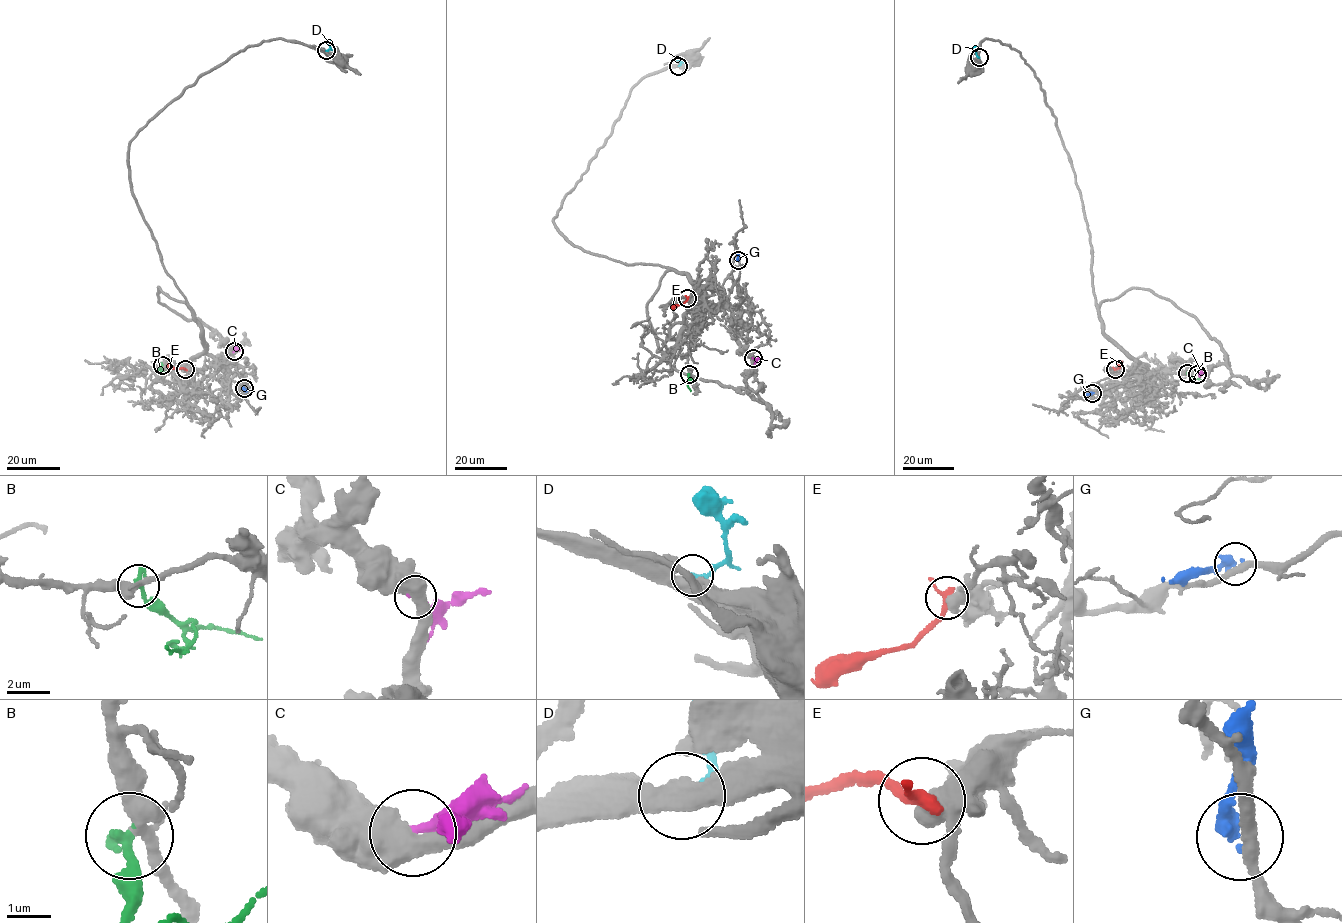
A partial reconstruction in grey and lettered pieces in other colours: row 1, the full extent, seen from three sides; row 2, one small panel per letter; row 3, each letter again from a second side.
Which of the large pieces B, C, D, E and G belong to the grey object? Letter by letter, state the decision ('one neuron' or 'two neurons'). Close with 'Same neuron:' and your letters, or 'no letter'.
B: one neuron
C: two neurons
D: two neurons
E: two neurons
G: two neurons
Same neuron: B

